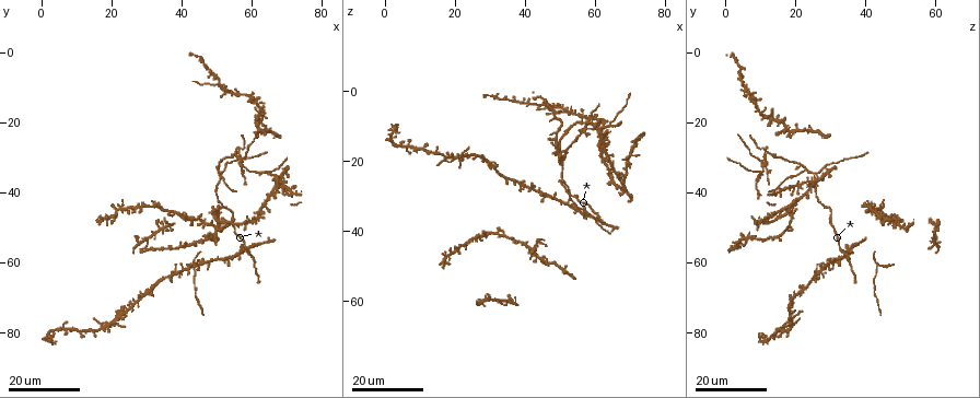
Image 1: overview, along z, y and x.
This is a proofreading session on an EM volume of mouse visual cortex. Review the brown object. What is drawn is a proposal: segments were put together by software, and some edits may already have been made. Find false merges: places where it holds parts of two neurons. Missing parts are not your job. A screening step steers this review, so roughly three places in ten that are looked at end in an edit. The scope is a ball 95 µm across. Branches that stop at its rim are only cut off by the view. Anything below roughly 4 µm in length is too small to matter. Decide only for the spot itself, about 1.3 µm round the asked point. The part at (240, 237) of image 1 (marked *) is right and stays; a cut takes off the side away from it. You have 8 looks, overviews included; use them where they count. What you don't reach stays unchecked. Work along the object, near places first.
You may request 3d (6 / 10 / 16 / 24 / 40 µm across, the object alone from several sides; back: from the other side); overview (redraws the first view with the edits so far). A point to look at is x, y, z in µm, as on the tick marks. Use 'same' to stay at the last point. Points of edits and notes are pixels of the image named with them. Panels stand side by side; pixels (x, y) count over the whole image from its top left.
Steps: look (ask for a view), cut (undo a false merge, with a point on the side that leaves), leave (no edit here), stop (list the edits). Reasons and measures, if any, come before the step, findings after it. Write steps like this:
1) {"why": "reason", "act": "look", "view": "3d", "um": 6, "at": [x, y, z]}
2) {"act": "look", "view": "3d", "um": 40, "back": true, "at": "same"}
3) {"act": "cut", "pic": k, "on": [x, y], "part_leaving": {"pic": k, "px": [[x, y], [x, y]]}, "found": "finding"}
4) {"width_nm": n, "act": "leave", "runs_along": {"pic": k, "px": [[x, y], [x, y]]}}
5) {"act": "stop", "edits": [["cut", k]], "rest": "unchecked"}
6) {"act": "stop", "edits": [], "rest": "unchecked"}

{"why": "three arms meet", "act": "look", "view": "3d", "um": 16, "at": [60.0, 57.5, 34.5]}

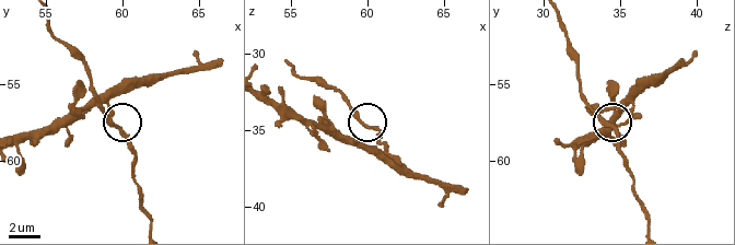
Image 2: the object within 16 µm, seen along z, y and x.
{"why": "closer look", "act": "look", "view": "3d", "um": 10, "at": [59.6, 57.8, 34.4]}

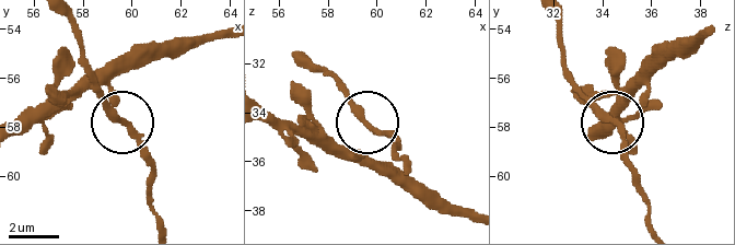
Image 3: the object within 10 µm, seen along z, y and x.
{"width_nm": 210, "act": "leave", "runs_along": {"pic": 3, "px": [[302, 60], [323, 69], [352, 111], [400, 146]]}, "found": "all the same neuron"}

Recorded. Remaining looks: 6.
{"why": "side arm on a straight run", "act": "look", "view": "3d", "um": 16, "at": [50.0, 33.5, 23.0]}

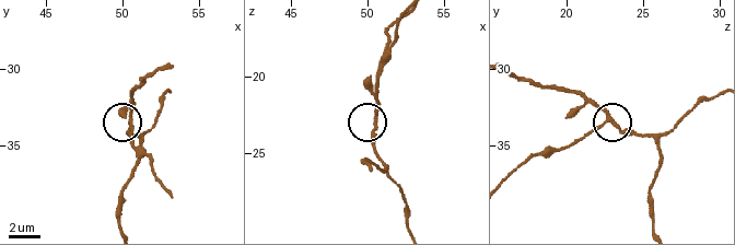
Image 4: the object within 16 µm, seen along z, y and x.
{"act": "look", "view": "3d", "um": 10, "at": [50.6, 33.2, 22.6]}

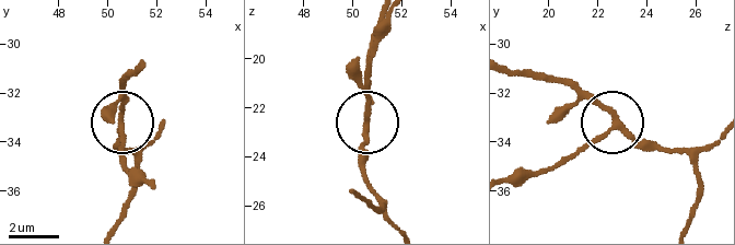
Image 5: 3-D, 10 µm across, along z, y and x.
{"side_arm_um": 14, "act": "leave", "runs_along": {"pic": 5, "px": [[687, 224], [695, 174], [676, 151], [614, 128], [559, 166]]}, "found": "one neuron here"}

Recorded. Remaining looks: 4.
{"why": "four arms meet", "act": "look", "view": "3d", "um": 16, "at": [56.0, 27.0, 11.0]}

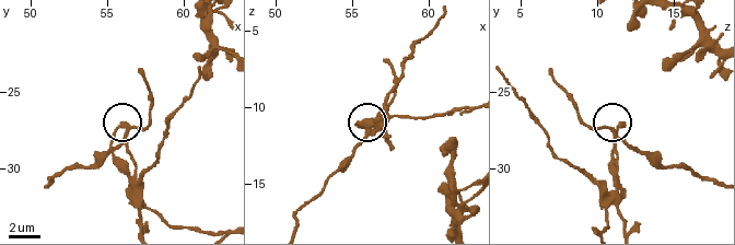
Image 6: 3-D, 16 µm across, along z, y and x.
{"act": "look", "view": "3d", "um": 6, "at": [56.2, 27.4, 11.2]}

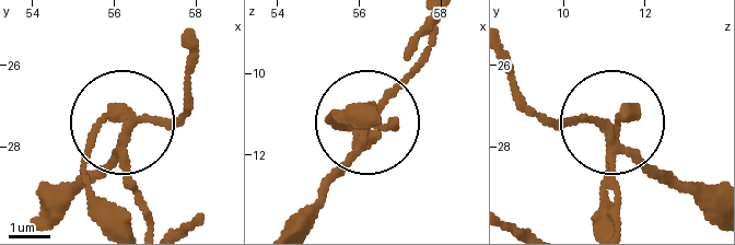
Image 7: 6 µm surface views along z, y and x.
{"act": "cut", "pic": 7, "on": [98, 208], "part_leaving": {"pic": 7, "px": [[121, 156], [132, 226]]}, "found": "two neurons meet here"}

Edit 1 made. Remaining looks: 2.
{"act": "stop", "edits": [["cut", 7]], "rest": "unchecked"}

